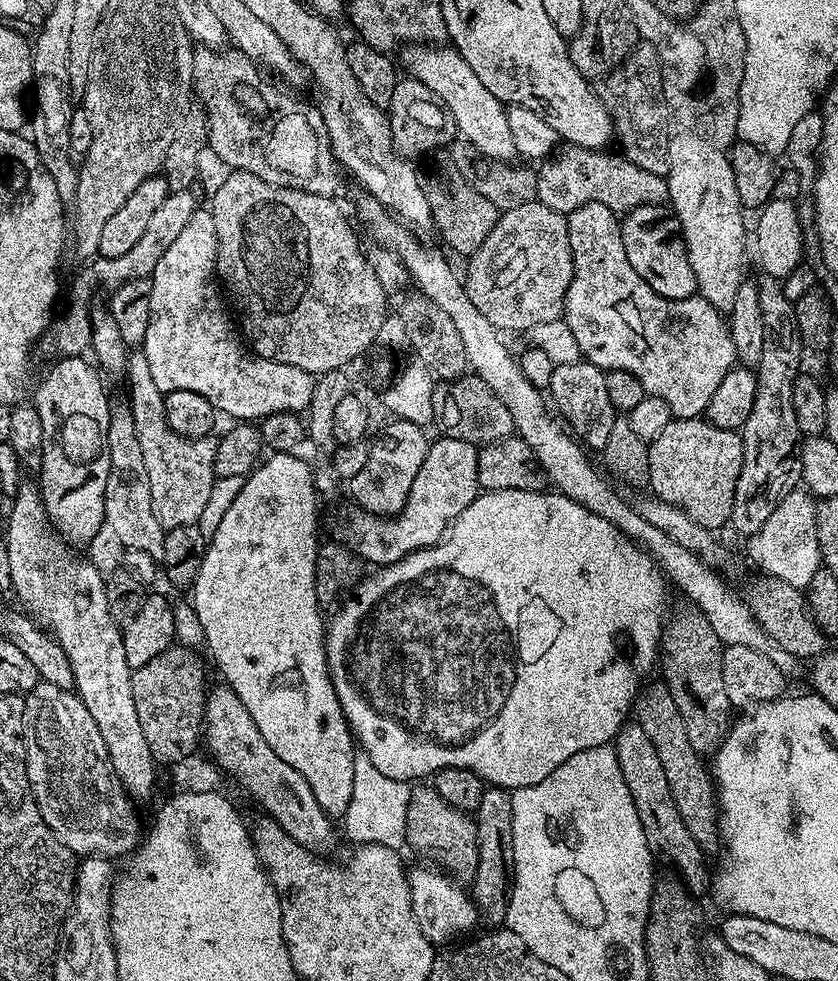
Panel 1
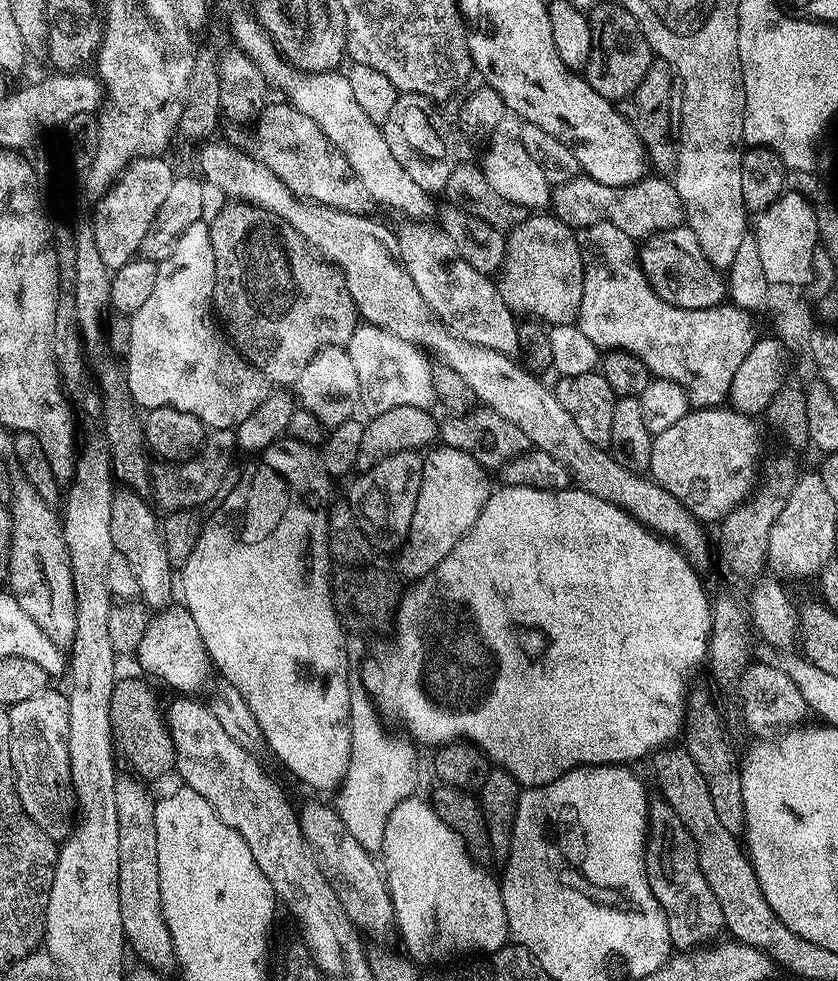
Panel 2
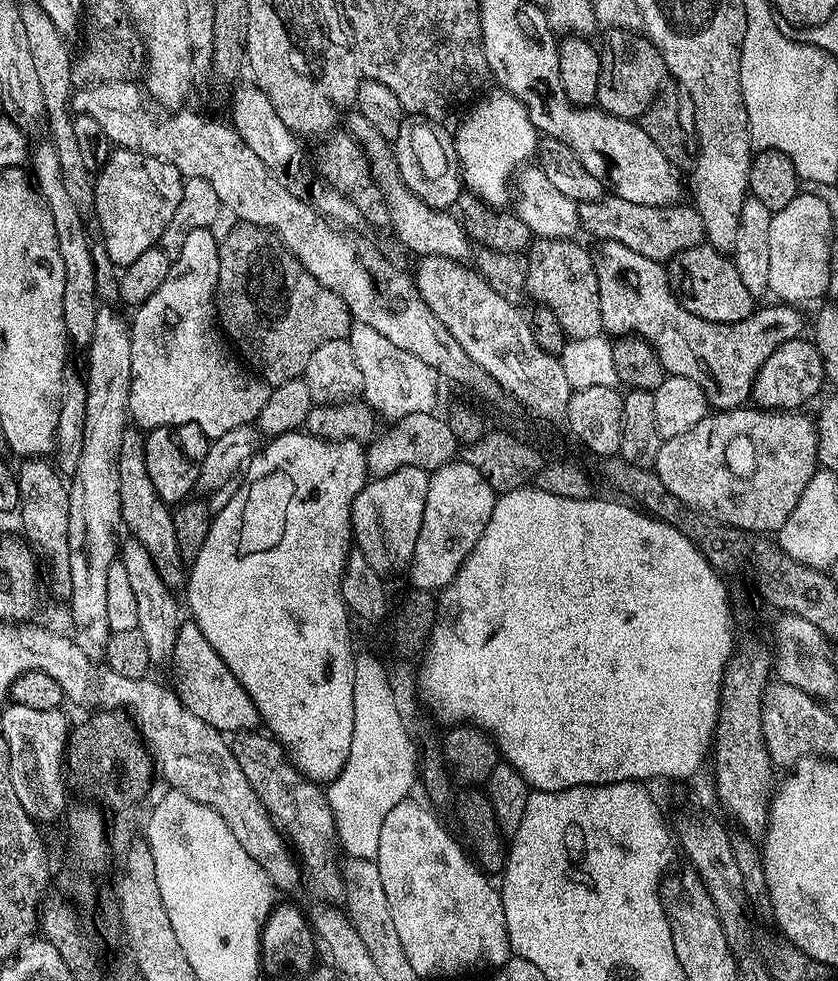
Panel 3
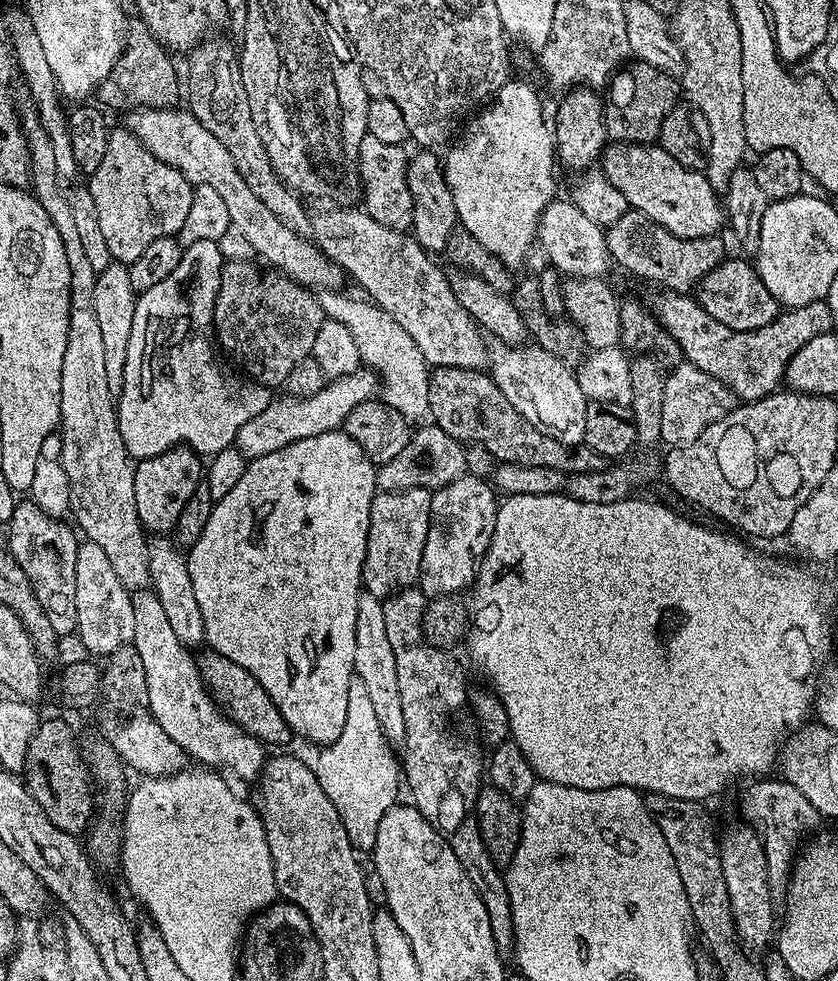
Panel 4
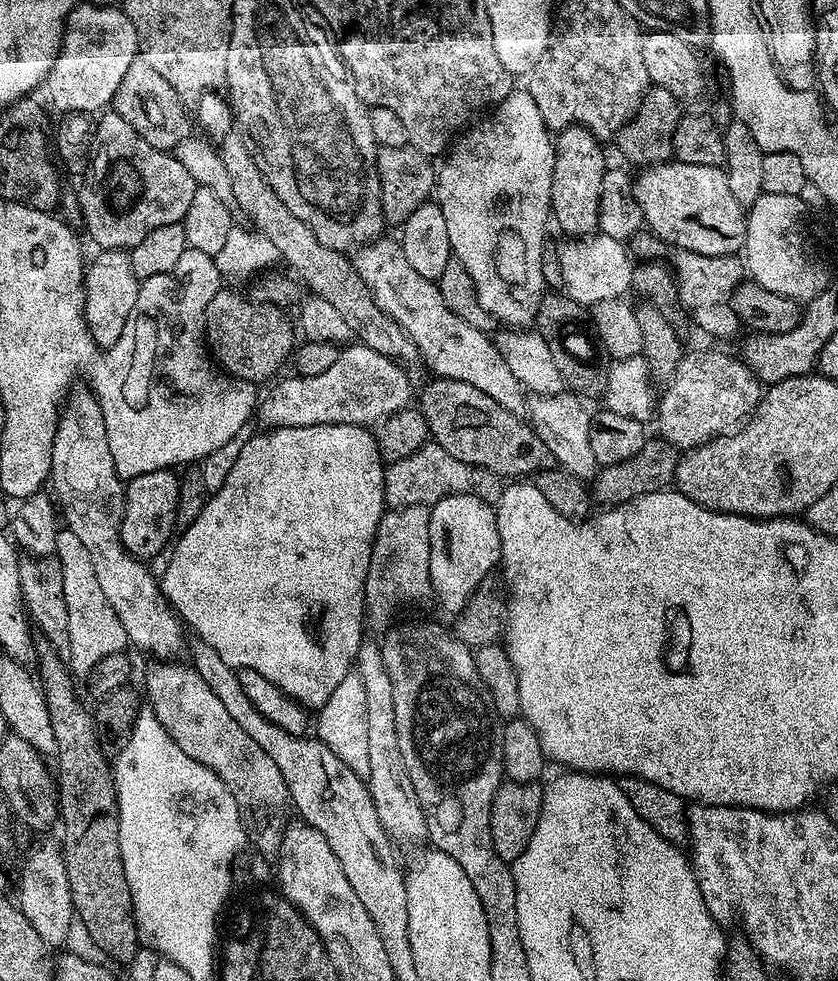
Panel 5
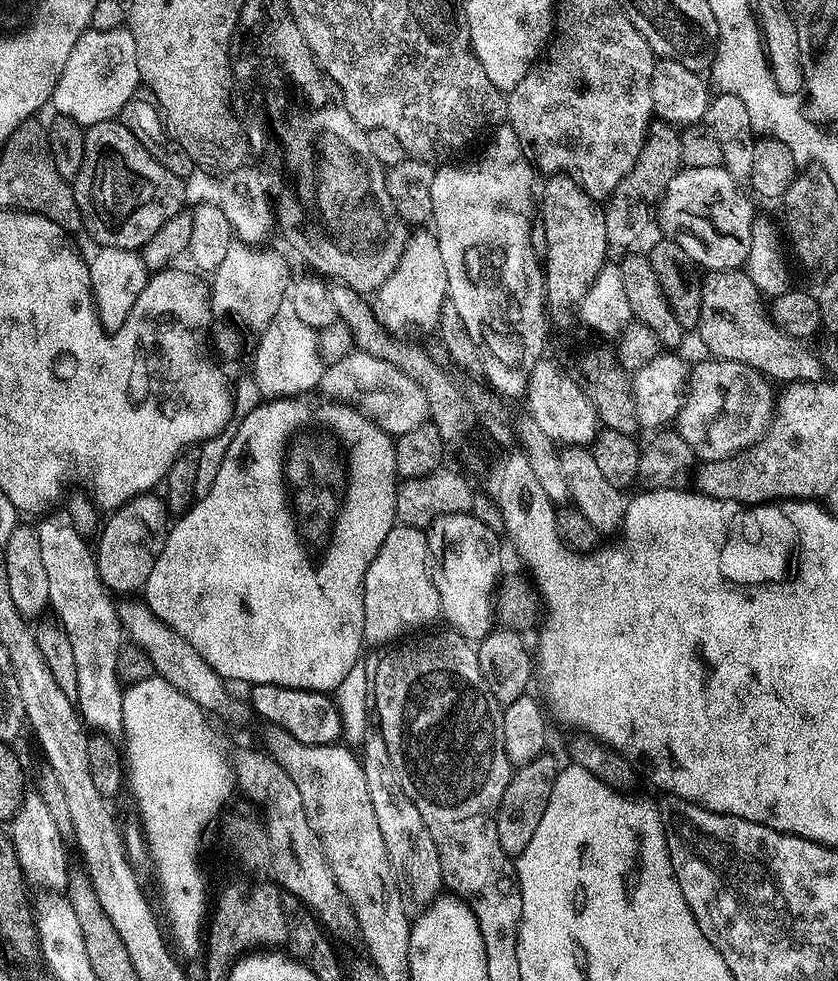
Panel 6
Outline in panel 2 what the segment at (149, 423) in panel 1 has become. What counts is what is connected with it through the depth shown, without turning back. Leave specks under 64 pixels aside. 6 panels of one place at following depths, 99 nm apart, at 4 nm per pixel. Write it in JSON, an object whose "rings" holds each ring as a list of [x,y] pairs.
{"rings":[[[231,428],[215,429],[205,439],[203,448],[196,453],[195,456],[183,462],[160,462],[160,464],[151,469],[150,472],[150,488],[151,491],[156,491],[155,503],[161,504],[164,510],[196,510],[199,509],[199,504],[204,504],[216,491],[220,488],[220,483],[224,480],[224,471],[228,468],[228,451],[233,451],[236,448],[236,434]]]}

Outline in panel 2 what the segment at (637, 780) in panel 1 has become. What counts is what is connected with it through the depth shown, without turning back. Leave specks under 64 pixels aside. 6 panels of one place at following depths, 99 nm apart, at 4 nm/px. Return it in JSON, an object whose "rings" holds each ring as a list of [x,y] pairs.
{"rings":[[[660,794],[653,795],[648,801],[648,840],[644,843],[644,865],[650,890],[666,914],[673,949],[699,949],[713,939],[711,936],[716,931],[725,927],[722,906],[702,874],[695,840],[678,818],[674,807]]]}

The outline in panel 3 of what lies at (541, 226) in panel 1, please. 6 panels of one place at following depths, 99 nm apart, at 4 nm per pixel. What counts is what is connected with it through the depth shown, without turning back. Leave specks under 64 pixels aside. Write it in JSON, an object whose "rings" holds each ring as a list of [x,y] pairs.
{"rings":[[[537,239],[531,245],[532,257],[526,260],[526,292],[529,297],[536,299],[537,305],[554,310],[558,322],[562,322],[562,330],[568,340],[590,338],[601,335],[602,332],[602,306],[598,302],[598,274],[594,274],[594,262],[591,251],[580,244],[575,244],[575,239],[546,240]]]}

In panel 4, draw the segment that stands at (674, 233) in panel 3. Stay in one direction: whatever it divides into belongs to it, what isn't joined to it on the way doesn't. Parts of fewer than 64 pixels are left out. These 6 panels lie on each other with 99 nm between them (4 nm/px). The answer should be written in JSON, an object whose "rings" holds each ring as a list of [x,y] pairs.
{"rings":[[[630,210],[618,218],[605,231],[604,237],[613,261],[616,260],[628,272],[642,276],[646,280],[654,280],[669,292],[691,293],[700,283],[700,279],[714,266],[725,259],[724,244],[719,235],[702,238],[682,238],[672,234],[666,226],[658,226],[646,214]]]}

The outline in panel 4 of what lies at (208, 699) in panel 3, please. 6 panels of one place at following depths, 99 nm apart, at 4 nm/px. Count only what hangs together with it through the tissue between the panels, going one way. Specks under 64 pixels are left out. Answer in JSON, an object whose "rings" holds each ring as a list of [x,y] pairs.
{"rings":[[[211,650],[199,653],[198,665],[204,685],[208,687],[213,700],[220,705],[221,712],[232,723],[237,724],[243,732],[250,734],[265,746],[288,744],[294,740],[294,733],[289,728],[286,718],[282,718],[282,710],[278,710],[278,706],[274,706],[270,694],[266,694],[266,690],[262,690],[262,682],[258,682],[258,678],[254,678],[254,674],[250,674],[250,670],[238,666],[238,662],[230,662],[230,658]]]}

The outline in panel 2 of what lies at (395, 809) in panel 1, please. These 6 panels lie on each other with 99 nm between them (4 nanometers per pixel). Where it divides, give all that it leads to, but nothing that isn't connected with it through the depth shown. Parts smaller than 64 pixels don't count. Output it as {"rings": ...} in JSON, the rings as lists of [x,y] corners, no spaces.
{"rings":[[[350,683],[350,766],[335,793],[334,807],[346,830],[358,838],[358,846],[379,853],[391,811],[416,788],[416,752],[411,743],[391,744],[380,726],[381,717],[368,697],[364,685]]]}

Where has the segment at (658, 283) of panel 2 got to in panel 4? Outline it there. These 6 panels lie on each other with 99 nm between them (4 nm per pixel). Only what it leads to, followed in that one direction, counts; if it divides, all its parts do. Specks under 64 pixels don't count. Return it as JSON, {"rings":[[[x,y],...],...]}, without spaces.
{"rings":[[[725,258],[714,266],[700,279],[700,283],[694,292],[694,299],[700,303],[702,310],[710,314],[710,318],[718,318],[722,326],[730,326],[730,330],[762,330],[762,326],[768,326],[778,318],[782,311],[782,305],[773,294],[763,285],[762,278],[751,263],[744,260],[731,260]]]}

